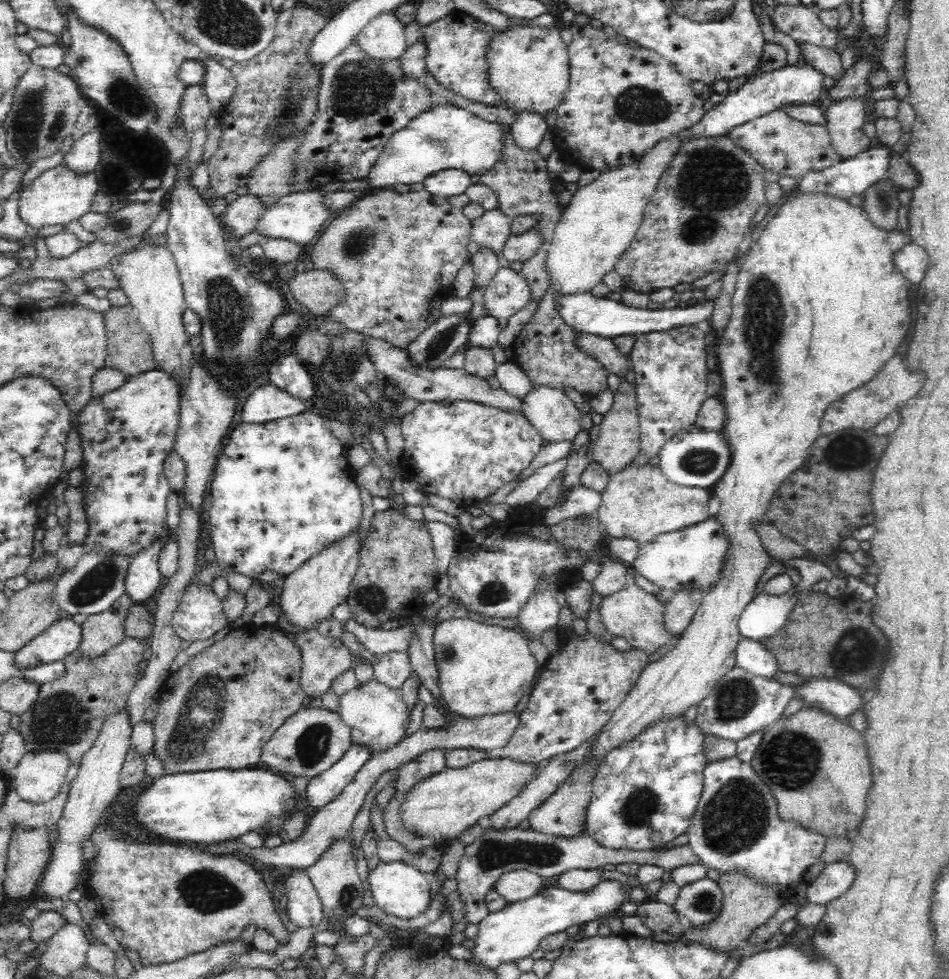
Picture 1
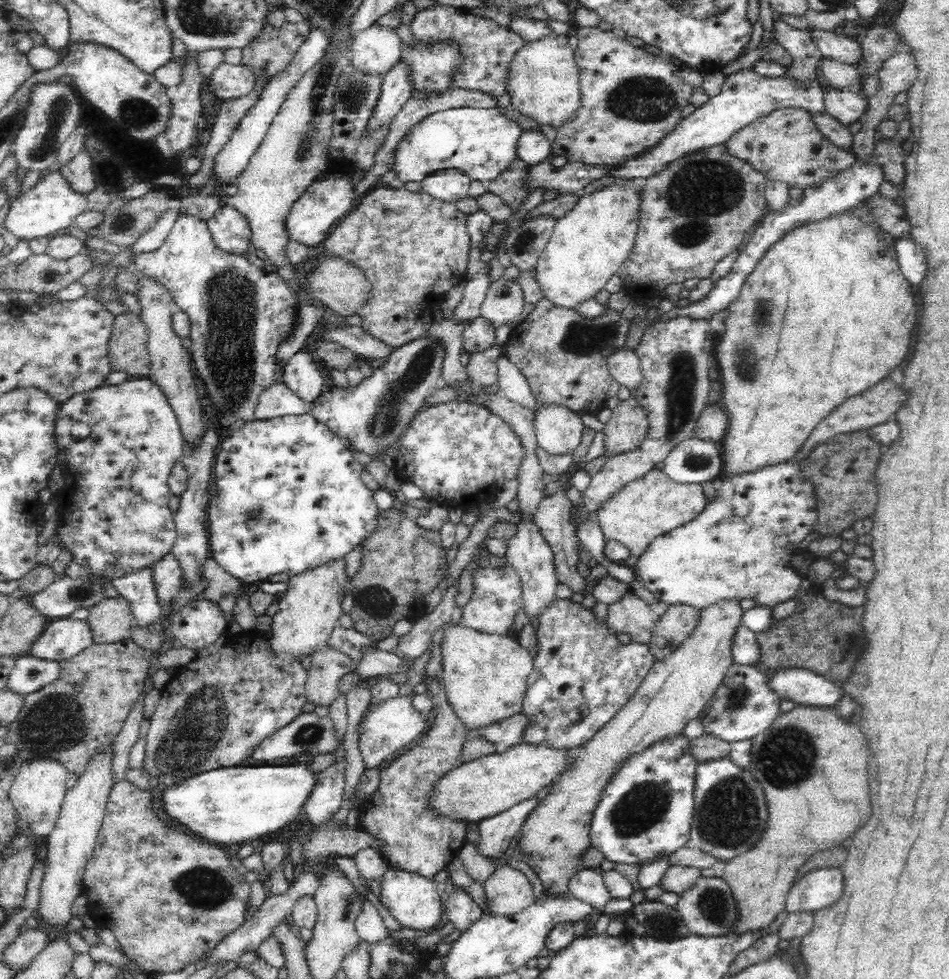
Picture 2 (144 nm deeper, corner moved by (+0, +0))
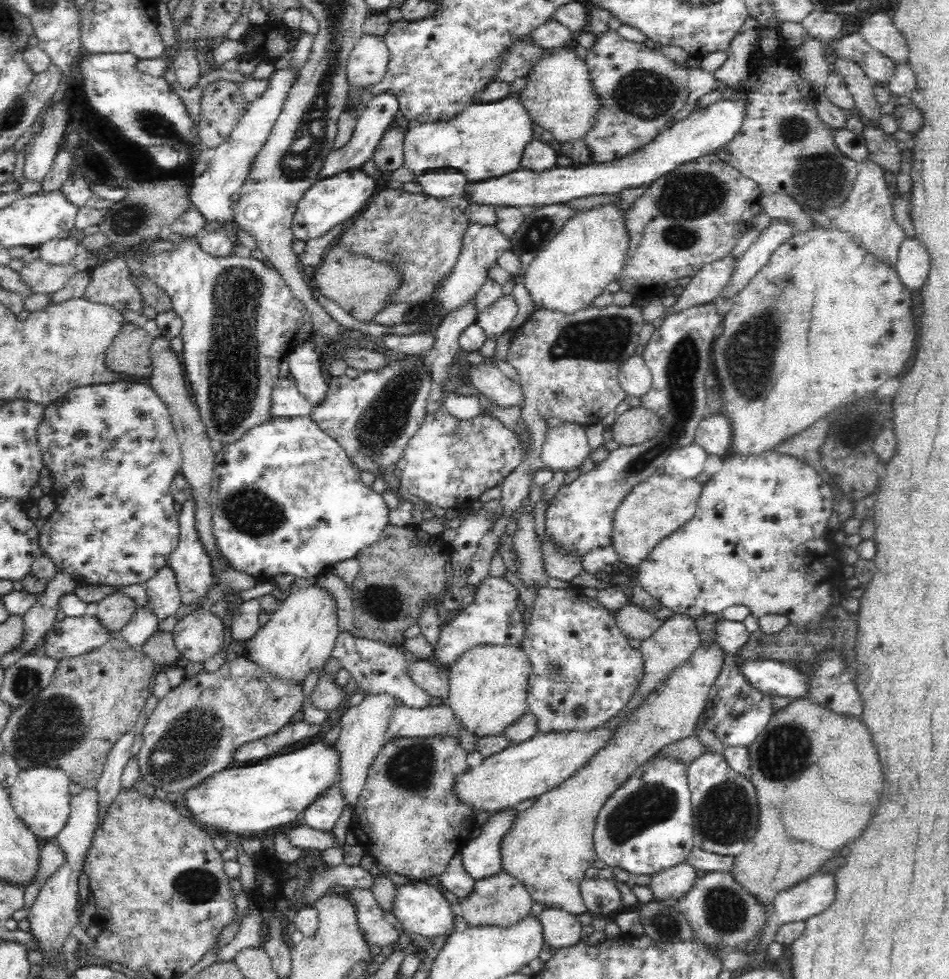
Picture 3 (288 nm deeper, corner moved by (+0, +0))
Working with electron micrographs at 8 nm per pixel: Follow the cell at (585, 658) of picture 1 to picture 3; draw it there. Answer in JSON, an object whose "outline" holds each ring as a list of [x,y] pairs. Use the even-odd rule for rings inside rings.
{"outline":[[[542,586],[538,590],[522,652],[532,664],[528,682],[528,710],[536,716],[540,734],[592,732],[614,718],[624,706],[628,706],[628,702],[636,698],[640,686],[644,684],[644,652],[634,650],[606,606],[602,606],[596,598],[584,596],[582,588],[578,586],[570,586],[566,590]]]}

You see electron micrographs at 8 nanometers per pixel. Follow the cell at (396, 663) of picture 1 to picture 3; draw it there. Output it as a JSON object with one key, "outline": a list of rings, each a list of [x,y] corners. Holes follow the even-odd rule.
{"outline":[[[374,694],[374,696],[366,696],[356,708],[348,706],[348,712],[340,718],[342,722],[342,732],[340,738],[336,742],[336,750],[340,754],[340,782],[338,788],[346,800],[346,804],[350,804],[350,808],[354,810],[356,804],[360,802],[360,794],[366,790],[368,784],[368,772],[370,766],[374,764],[374,760],[378,758],[380,750],[386,746],[386,730],[390,728],[388,722],[392,718],[392,710],[396,708],[396,700],[388,694]]]}

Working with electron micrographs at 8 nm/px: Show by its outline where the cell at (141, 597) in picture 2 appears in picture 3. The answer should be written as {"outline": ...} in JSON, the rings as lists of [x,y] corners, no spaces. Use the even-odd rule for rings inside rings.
{"outline":[[[138,606],[134,618],[120,632],[120,638],[128,640],[128,644],[132,644],[132,648],[142,650],[146,646],[146,642],[150,642],[150,638],[158,632],[158,626],[160,626],[160,622],[156,620],[156,614],[148,606],[146,608]]]}

